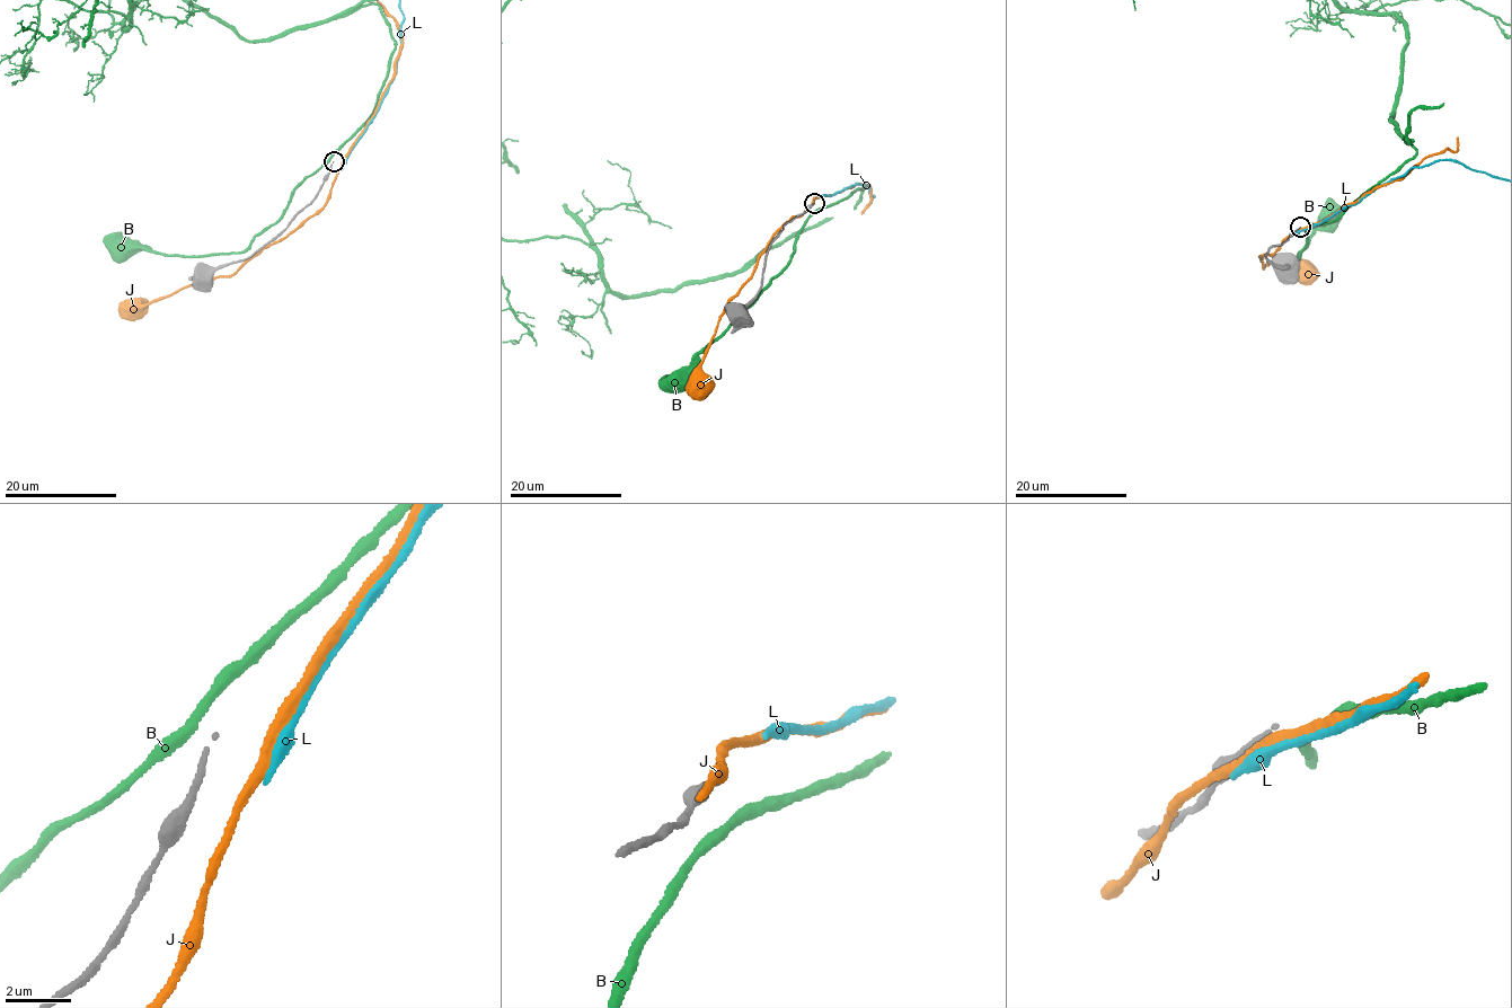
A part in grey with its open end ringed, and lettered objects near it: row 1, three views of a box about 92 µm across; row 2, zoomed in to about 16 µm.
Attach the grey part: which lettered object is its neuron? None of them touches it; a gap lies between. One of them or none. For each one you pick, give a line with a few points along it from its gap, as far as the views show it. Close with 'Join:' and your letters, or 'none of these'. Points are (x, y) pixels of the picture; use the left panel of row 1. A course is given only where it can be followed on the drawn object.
Join: none of these

